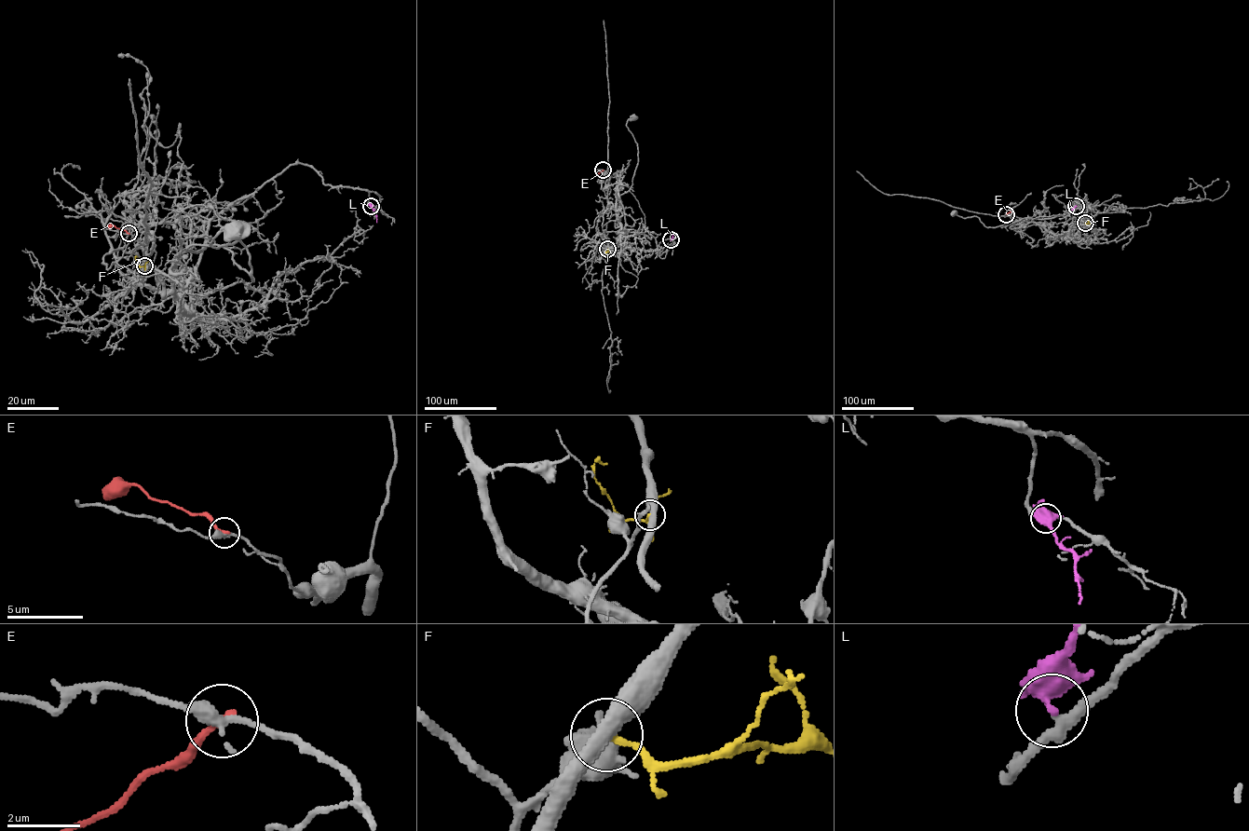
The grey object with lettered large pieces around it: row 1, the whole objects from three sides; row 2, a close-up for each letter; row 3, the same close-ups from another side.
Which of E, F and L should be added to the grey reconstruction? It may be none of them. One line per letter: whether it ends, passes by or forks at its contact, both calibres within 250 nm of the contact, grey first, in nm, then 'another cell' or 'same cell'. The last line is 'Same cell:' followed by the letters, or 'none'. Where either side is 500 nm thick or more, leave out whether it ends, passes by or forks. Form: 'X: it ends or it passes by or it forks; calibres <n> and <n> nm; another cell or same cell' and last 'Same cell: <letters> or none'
E: it ends; calibres 280 and 200 nm; another cell
F: it ends; calibres 440 and 180 nm; another cell
L: it passes by; calibres 260 and 320 nm; another cell
Same cell: none

